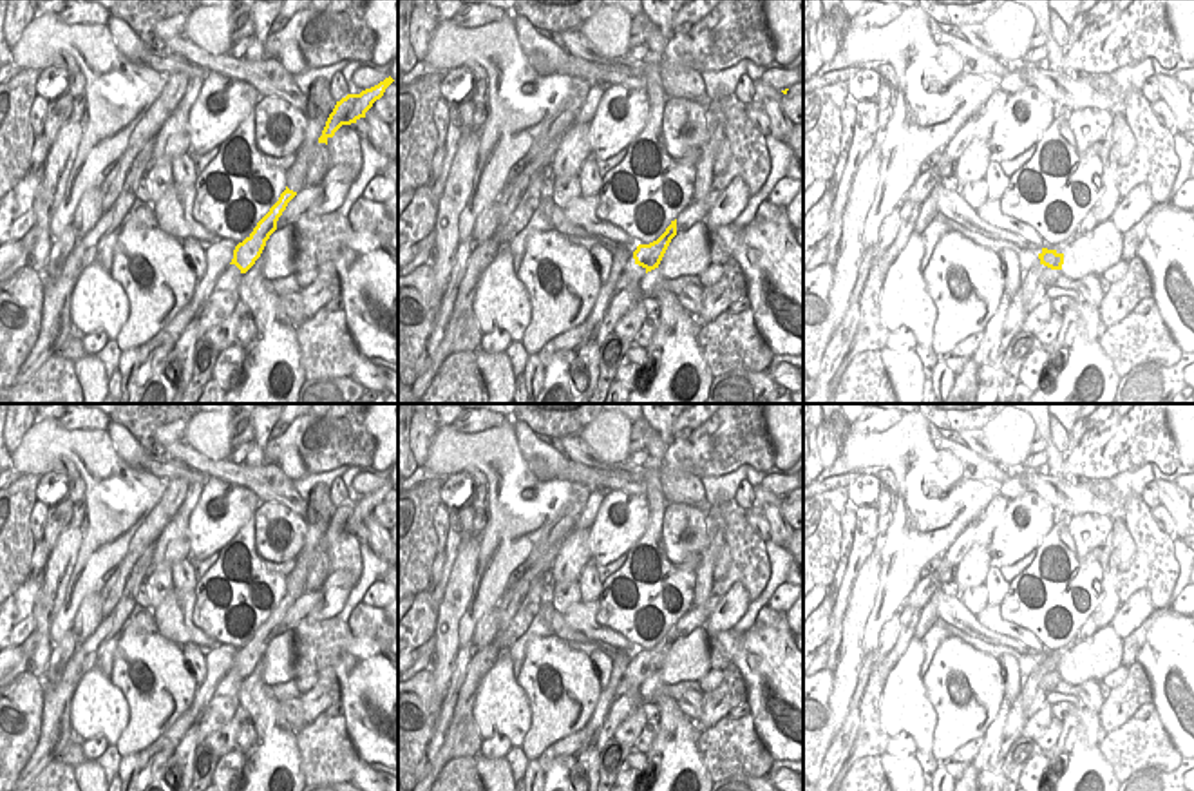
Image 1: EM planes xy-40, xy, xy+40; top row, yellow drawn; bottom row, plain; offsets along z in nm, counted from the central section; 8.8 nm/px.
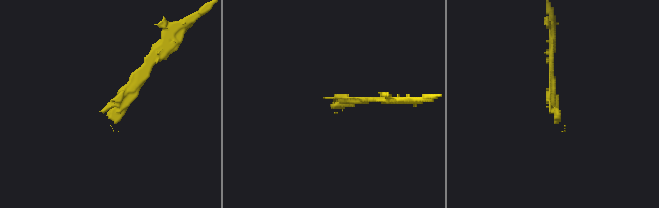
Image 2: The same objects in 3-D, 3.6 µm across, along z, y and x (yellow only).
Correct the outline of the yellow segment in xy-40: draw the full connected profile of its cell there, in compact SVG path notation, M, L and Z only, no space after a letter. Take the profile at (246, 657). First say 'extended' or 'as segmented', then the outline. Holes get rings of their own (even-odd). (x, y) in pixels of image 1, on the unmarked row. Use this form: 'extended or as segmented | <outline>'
as segmented | M286 596L280 599L279 606L270 614L270 617L257 628L253 637L235 652L233 664L230 670L235 670L241 679L246 679L255 666L261 662L266 646L277 635L277 626L286 615L288 608L297 601L297 597Z

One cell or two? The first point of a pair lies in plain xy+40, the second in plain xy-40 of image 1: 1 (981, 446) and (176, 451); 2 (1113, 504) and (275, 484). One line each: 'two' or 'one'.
1: one
2: one

